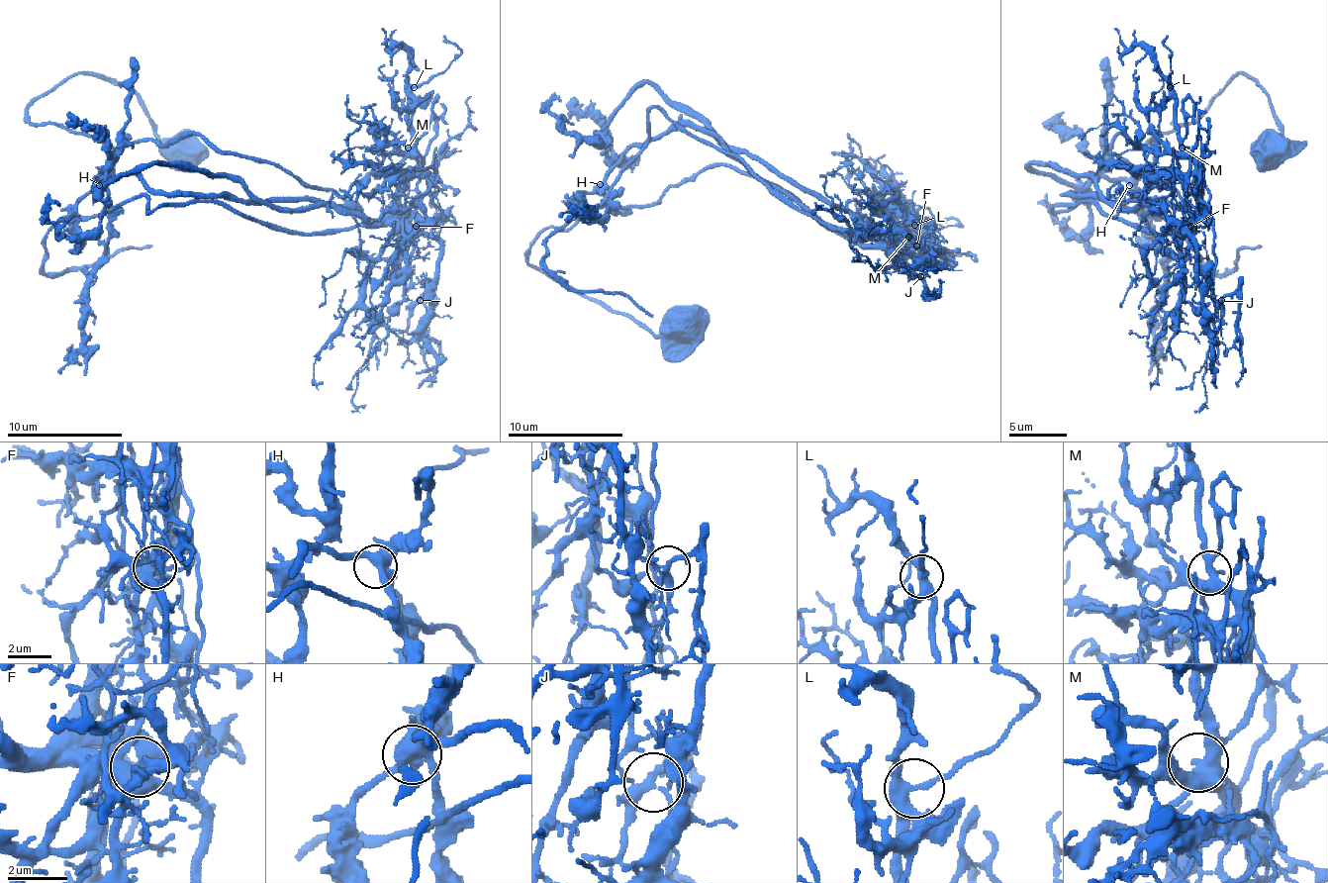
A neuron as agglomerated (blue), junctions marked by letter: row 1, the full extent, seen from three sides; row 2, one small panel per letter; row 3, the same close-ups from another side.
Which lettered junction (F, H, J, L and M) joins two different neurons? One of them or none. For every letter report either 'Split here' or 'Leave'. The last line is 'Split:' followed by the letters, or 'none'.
F: Split here
H: Leave
J: Leave
L: Leave
M: Leave
Split: F

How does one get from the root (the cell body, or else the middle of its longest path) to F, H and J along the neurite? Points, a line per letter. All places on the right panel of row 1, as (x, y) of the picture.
F: (1147, 179), (1164, 188), (1173, 188), (1182, 196), (1182, 205), (1189, 214), (1189, 226)
H: (1147, 179), (1109, 150), (1120, 133), (1135, 145), (1149, 142), (1155, 153), (1155, 159), (1129, 185)
J: (1147, 179), (1173, 188), (1192, 220), (1213, 220), (1213, 298), (1221, 300)

